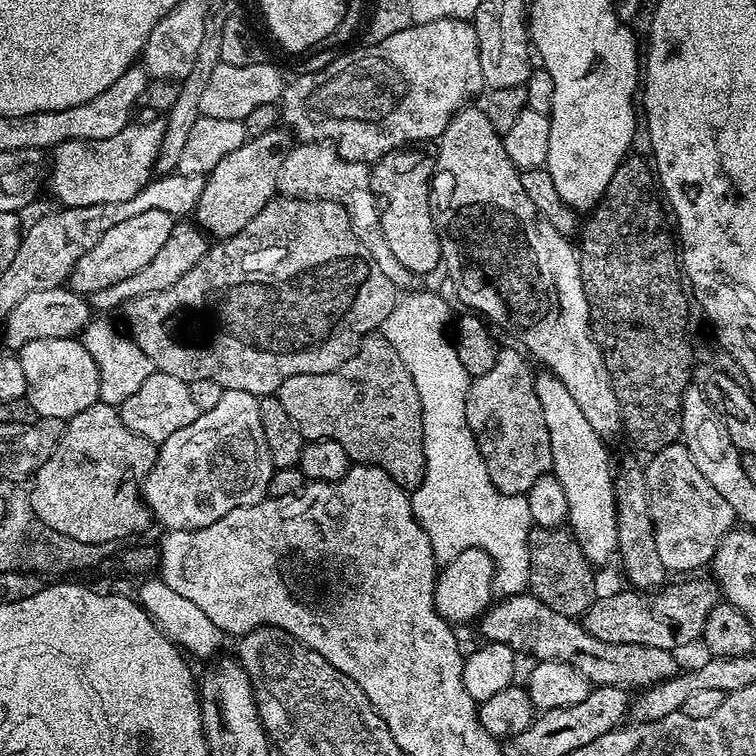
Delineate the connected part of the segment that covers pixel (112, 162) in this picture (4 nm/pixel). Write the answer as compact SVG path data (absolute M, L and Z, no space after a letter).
M148 118L129 122L114 138L71 140L51 149L50 167L46 172L46 188L52 191L57 205L85 208L110 202L126 202L153 179L156 159L166 134L164 120Z

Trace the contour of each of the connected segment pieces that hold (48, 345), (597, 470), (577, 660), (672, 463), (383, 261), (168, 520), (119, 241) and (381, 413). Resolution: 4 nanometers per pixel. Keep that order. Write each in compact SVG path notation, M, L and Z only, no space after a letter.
M38 338L18 349L22 370L26 373L26 397L37 417L65 422L74 414L82 414L86 406L94 406L100 398L98 366L90 358L80 338Z
M540 370L535 373L536 393L538 400L542 402L542 418L546 421L546 431L550 434L550 454L552 455L552 471L556 480L561 484L563 493L566 494L566 506L568 516L567 527L575 536L578 546L582 546L582 554L594 565L600 566L607 562L611 556L615 557L618 552L618 522L616 521L616 486L614 483L614 464L608 461L609 445L598 434L594 434L594 429L590 427L590 422L582 415L570 390L562 386L562 382L557 376L552 375L547 370Z
M521 594L497 599L483 616L479 617L480 632L489 644L505 644L521 657L533 656L533 661L553 660L566 662L574 666L594 686L606 688L623 688L625 690L645 690L661 680L671 680L677 675L676 656L666 650L658 650L658 646L638 646L637 644L623 644L622 642L601 642L586 631L579 619L558 614L558 610L550 610L537 596Z
M683 442L666 446L660 452L651 453L649 464L644 468L646 478L646 494L650 502L650 518L654 522L654 542L658 542L658 558L662 558L662 566L669 573L692 572L695 568L711 565L717 546L726 533L731 532L737 523L734 510L730 510L730 502L706 482L702 470L694 466L694 458L690 458L690 450L686 450Z
M300 142L289 148L282 160L282 170L278 170L278 189L285 196L310 200L333 200L346 210L354 234L370 250L370 258L378 262L382 274L390 278L397 289L404 290L414 280L410 270L394 258L386 243L380 221L380 202L372 192L372 174L367 163L359 160L343 160L335 147L328 142Z
M229 387L222 394L222 398L218 398L218 403L214 405L214 410L201 412L194 422L190 422L190 426L182 426L182 430L177 430L174 434L170 434L170 438L166 438L158 446L154 466L142 485L142 499L144 503L148 505L148 511L154 517L155 523L157 520L157 522L161 524L161 529L174 532L181 532L182 530L190 530L191 532L194 532L197 528L210 526L210 522L218 522L218 518L230 514L230 510L238 510L242 506L254 506L258 502L262 502L266 499L273 471L270 450L266 446L266 434L262 434L260 397L250 394L246 390L234 390Z
M146 210L146 214L134 214L134 218L126 218L126 222L118 222L118 226L102 234L98 246L90 246L90 250L78 258L67 278L67 287L74 292L91 294L114 286L114 282L122 282L122 278L130 278L130 274L138 274L142 266L154 262L158 250L162 250L166 238L170 238L173 223L173 216L166 214L166 210Z
M382 334L368 336L360 344L360 348L338 370L326 374L294 374L294 378L286 378L282 382L279 393L280 401L286 414L290 414L290 422L304 435L305 441L333 440L346 450L349 461L357 464L378 466L394 478L405 490L415 490L424 477L424 427L422 414L424 407L418 394L418 386L414 386L414 378L410 370L406 370L406 362L398 358L398 350L386 342Z

